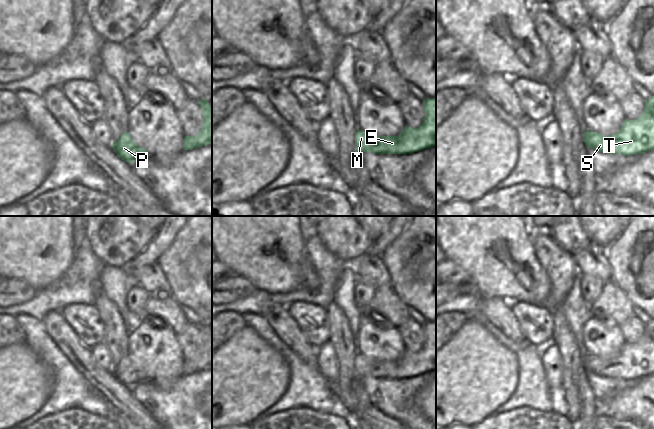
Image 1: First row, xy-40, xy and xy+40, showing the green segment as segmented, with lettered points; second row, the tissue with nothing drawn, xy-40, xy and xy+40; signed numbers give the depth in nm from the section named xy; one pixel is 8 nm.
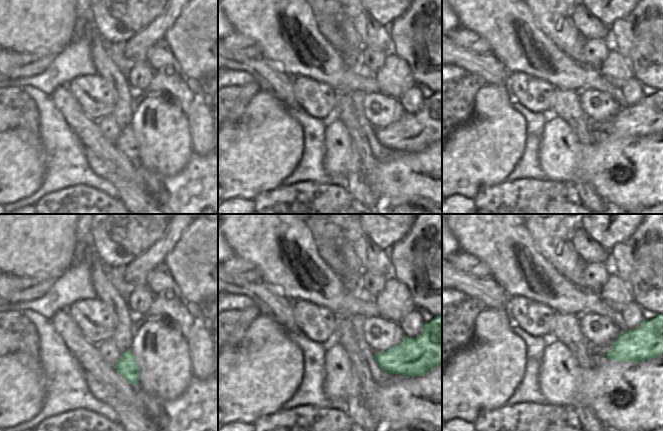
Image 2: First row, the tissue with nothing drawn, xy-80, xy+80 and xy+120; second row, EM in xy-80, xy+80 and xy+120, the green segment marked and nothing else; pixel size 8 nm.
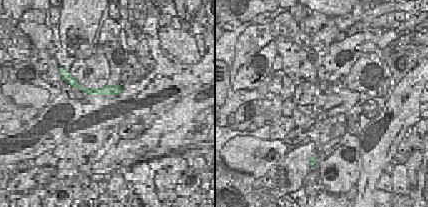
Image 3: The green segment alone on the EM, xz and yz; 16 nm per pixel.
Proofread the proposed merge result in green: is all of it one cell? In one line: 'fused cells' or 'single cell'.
single cell

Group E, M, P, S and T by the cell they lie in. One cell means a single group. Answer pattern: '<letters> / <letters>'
E M P S T

